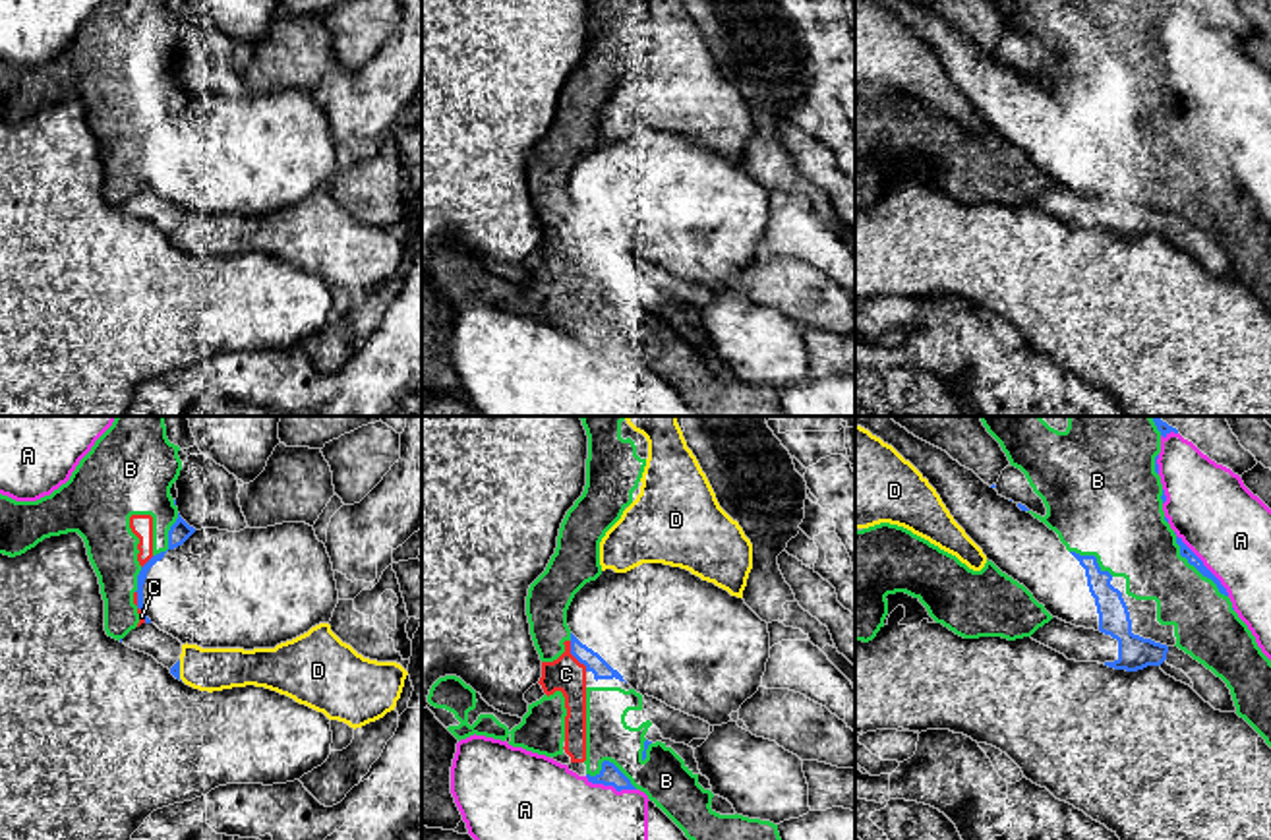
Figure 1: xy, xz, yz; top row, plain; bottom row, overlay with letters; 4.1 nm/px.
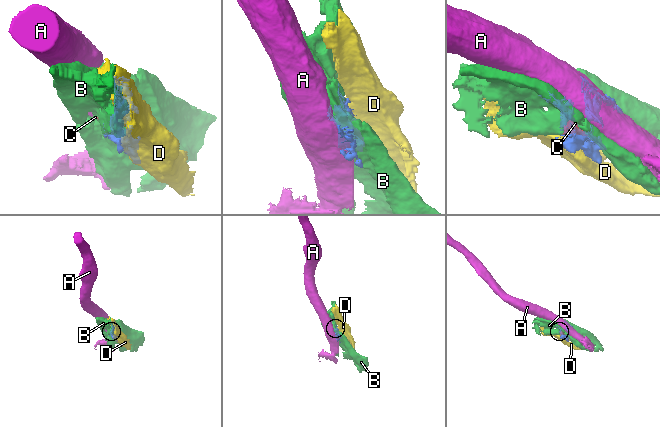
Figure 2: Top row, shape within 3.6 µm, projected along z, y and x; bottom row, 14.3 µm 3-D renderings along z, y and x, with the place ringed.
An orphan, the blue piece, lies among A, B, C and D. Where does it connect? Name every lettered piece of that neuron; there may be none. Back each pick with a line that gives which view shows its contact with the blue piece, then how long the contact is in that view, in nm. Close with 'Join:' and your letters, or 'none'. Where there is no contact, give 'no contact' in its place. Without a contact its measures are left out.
Join: none

